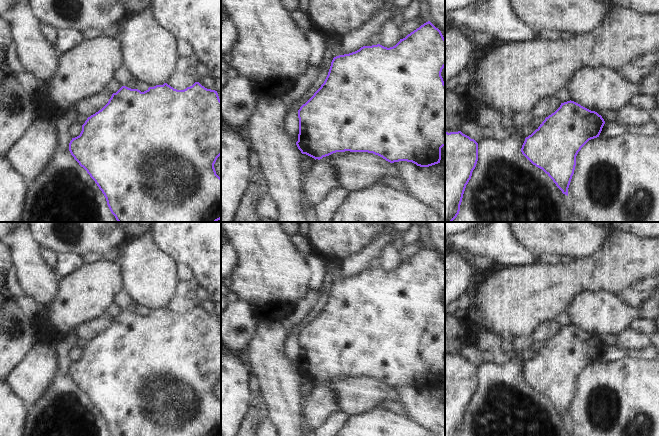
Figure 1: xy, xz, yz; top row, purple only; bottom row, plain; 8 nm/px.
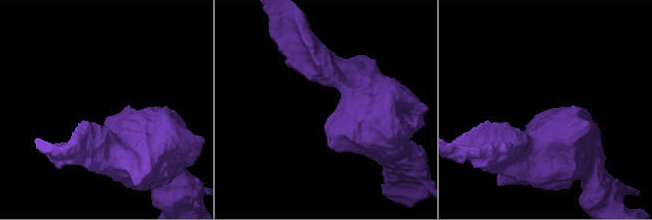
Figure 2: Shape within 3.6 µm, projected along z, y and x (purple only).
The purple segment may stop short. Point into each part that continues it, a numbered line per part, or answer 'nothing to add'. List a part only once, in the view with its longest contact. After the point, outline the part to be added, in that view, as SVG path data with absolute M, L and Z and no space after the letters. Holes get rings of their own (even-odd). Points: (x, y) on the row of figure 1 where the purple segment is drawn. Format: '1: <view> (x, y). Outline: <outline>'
nothing to add

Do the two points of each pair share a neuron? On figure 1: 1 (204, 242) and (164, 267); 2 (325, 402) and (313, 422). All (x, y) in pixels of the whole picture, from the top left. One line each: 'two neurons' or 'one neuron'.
1: two neurons
2: one neuron

